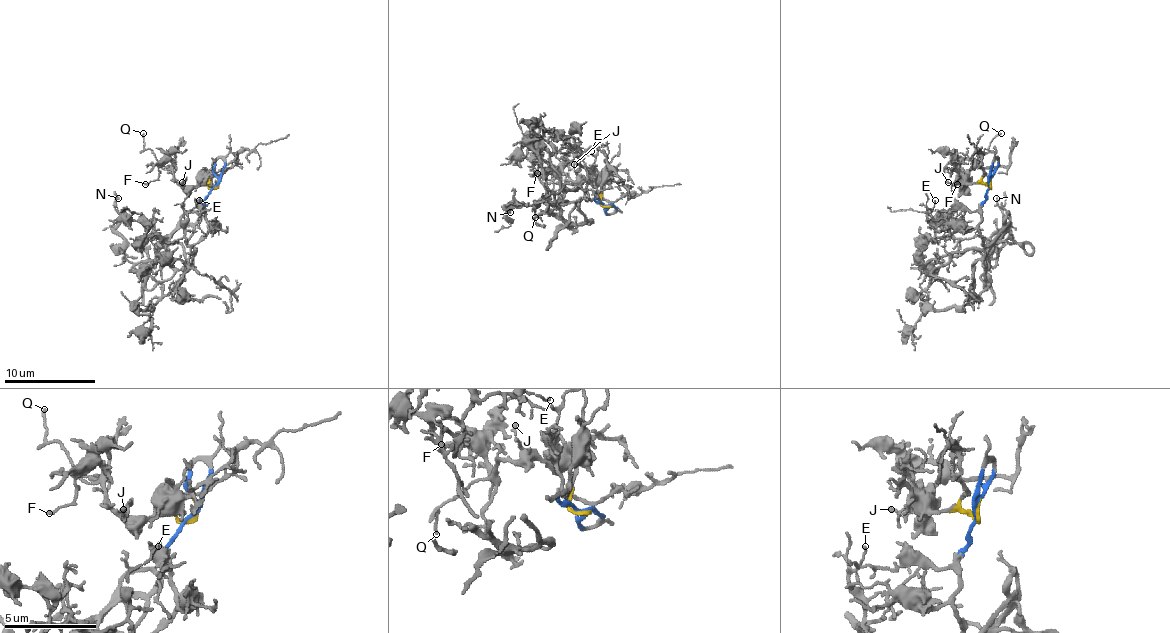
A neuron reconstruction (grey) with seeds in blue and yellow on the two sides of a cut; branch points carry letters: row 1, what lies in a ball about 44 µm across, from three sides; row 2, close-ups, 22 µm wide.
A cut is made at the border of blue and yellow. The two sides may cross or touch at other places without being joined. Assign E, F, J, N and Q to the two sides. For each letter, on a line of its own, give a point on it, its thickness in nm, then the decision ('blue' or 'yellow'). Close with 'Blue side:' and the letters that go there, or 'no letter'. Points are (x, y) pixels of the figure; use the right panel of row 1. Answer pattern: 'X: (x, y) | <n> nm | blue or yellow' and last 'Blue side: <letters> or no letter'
E: (935, 200) | 90 nm | blue
F: (957, 184) | 130 nm | yellow
J: (948, 182) | 150 nm | yellow
N: (996, 198) | 170 nm | blue
Q: (1001, 133) | 110 nm | yellow
Blue side: E, N

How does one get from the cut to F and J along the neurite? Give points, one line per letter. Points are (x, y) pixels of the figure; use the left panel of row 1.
F: (215, 181), (211, 188), (209, 184), (184, 186), (174, 177), (168, 159), (159, 168), (159, 177), (145, 184)
J: (215, 181), (211, 188), (211, 184), (197, 184), (186, 190), (181, 181)

